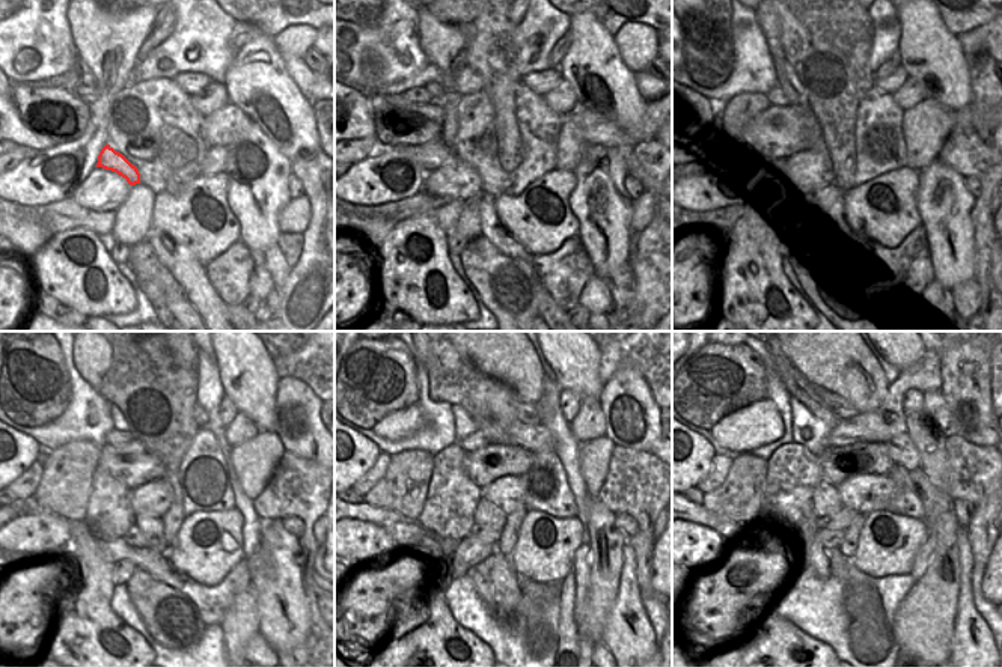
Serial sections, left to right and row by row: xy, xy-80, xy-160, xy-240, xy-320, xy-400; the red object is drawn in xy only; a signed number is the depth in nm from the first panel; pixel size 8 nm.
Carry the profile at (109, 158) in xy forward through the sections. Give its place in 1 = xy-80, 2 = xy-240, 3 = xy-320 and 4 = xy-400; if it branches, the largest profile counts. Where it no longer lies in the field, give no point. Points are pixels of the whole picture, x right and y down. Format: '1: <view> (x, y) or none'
1: xy-80 (431, 155)
2: xy-240 (76, 502)
3: xy-320 (416, 497)
4: xy-400 (751, 512)

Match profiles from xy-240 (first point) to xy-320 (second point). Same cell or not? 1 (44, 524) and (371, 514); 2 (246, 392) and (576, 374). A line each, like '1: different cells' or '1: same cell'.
1: different cells
2: same cell

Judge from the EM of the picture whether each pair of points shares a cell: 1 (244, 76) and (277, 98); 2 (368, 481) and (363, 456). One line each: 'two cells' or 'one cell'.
1: one cell
2: two cells

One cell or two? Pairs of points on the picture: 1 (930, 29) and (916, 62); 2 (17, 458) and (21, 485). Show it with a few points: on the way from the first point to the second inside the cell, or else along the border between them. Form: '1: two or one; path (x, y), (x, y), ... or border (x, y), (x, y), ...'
1: one; path (925, 36), (924, 54)
2: two; border (42, 449), (15, 479)

